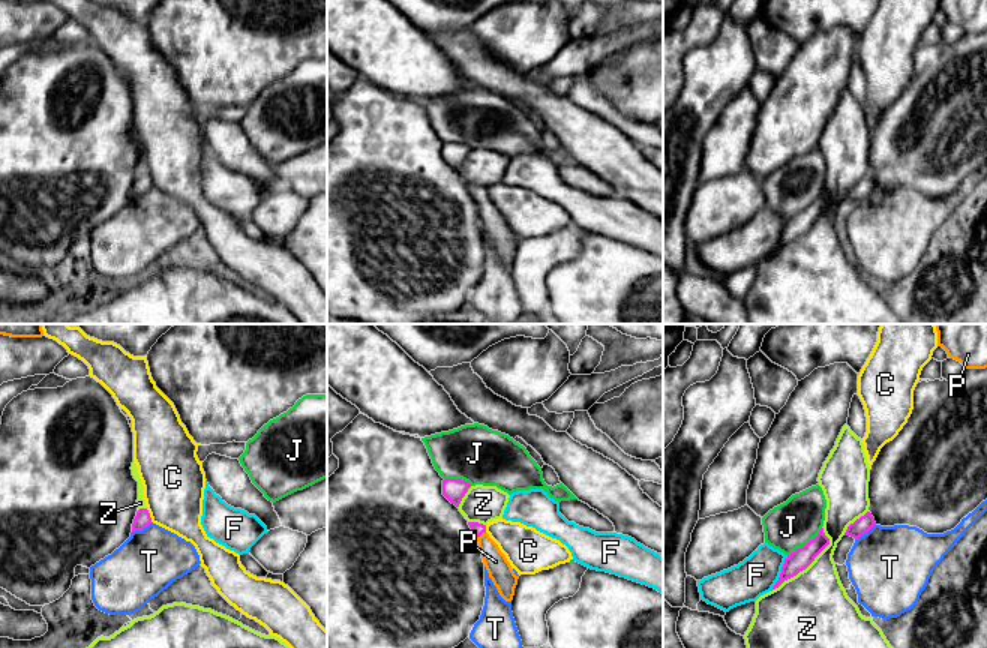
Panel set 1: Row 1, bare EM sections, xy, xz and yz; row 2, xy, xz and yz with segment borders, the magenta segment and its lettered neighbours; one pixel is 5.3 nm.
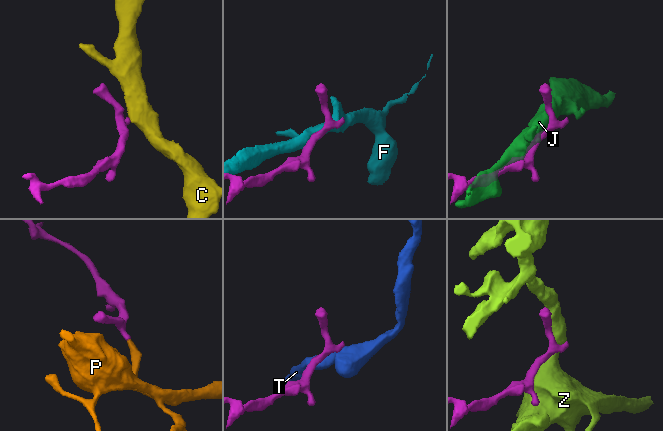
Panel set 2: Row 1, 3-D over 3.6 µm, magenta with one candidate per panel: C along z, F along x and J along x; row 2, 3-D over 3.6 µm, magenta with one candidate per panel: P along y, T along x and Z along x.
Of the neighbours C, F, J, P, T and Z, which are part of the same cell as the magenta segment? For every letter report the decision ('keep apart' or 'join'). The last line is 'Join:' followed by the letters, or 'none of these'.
C: keep apart
F: keep apart
J: keep apart
P: join
T: keep apart
Z: keep apart
Join: P

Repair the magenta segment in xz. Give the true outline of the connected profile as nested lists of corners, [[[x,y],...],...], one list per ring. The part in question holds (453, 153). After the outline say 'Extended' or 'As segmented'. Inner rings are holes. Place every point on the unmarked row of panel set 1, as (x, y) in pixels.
[[[444,142],[442,159],[456,171],[459,171],[462,162],[468,156],[471,148],[462,142]]]. As segmented

